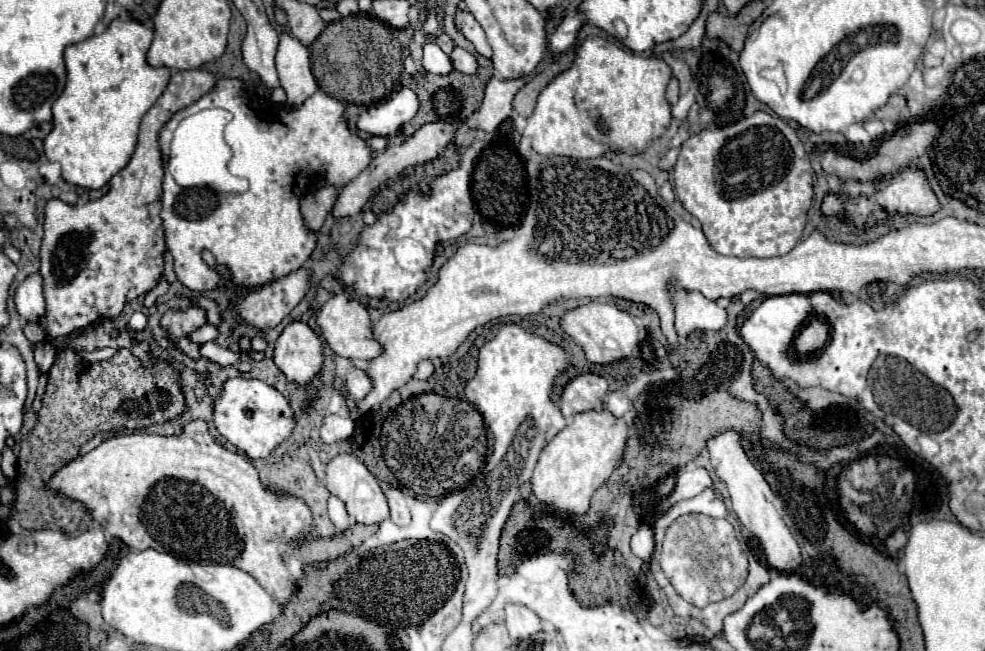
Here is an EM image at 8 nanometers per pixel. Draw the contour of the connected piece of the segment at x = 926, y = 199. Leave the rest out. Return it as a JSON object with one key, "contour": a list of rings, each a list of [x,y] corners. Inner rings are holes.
{"contour":[[[904,171],[904,173],[896,173],[896,177],[890,177],[890,185],[880,189],[878,193],[874,193],[872,197],[864,197],[864,195],[856,195],[856,197],[848,197],[848,199],[842,199],[838,195],[828,195],[822,203],[822,213],[824,215],[836,215],[836,213],[842,213],[846,211],[854,223],[858,227],[866,227],[866,225],[872,225],[872,223],[882,223],[886,221],[888,213],[912,213],[912,215],[932,215],[938,211],[938,199],[936,195],[932,193],[932,189],[928,187],[926,179],[924,179],[924,173],[920,171]]]}

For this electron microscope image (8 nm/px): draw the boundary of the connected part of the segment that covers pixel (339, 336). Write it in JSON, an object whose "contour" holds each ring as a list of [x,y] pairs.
{"contour":[[[348,291],[336,293],[318,309],[316,327],[322,335],[322,339],[328,343],[328,347],[340,357],[346,357],[352,361],[370,361],[372,357],[380,355],[380,345],[376,345],[376,341],[372,341],[370,315],[358,301],[348,299]]]}

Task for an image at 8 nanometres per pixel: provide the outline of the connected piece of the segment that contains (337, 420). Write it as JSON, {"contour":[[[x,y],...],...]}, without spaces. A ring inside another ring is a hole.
{"contour":[[[328,415],[320,429],[322,443],[348,441],[352,435],[354,435],[354,421],[344,415]]]}

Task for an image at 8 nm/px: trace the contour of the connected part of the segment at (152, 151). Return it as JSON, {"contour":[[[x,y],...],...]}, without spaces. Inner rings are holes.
{"contour":[[[208,69],[174,71],[168,87],[144,115],[136,153],[130,163],[112,177],[110,191],[86,205],[66,205],[60,199],[46,203],[44,241],[40,249],[40,273],[44,277],[48,337],[64,337],[88,327],[98,317],[116,317],[122,307],[156,287],[164,269],[164,231],[160,221],[160,193],[164,165],[158,147],[158,131],[176,111],[192,105],[216,87],[216,75]]]}

